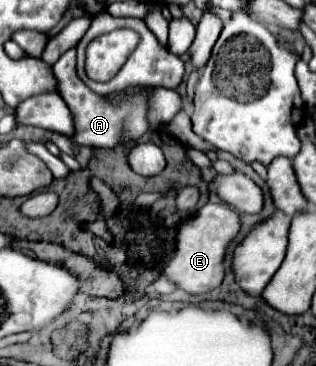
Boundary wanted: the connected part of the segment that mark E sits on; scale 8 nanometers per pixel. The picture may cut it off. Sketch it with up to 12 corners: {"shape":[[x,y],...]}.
{"shape":[[206,203],[178,225],[162,275],[190,295],[222,283],[240,219]]}

